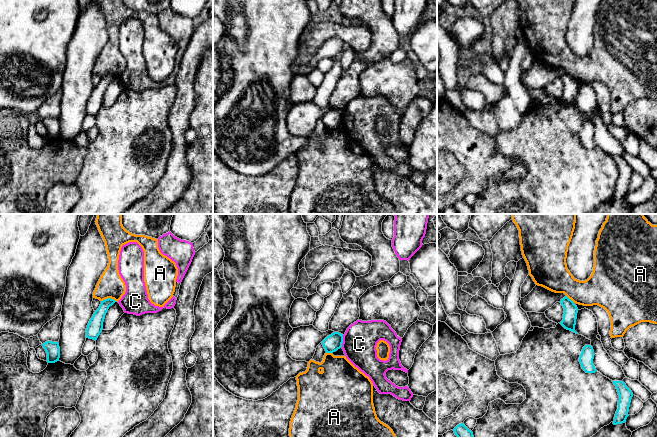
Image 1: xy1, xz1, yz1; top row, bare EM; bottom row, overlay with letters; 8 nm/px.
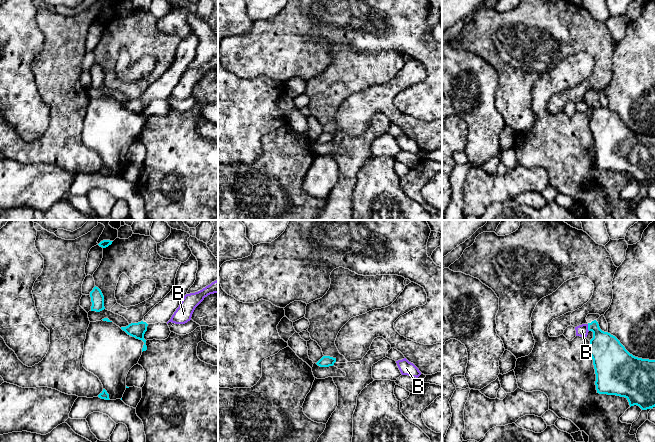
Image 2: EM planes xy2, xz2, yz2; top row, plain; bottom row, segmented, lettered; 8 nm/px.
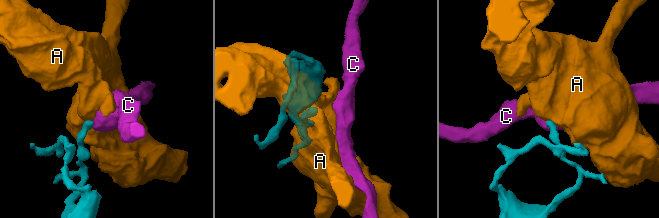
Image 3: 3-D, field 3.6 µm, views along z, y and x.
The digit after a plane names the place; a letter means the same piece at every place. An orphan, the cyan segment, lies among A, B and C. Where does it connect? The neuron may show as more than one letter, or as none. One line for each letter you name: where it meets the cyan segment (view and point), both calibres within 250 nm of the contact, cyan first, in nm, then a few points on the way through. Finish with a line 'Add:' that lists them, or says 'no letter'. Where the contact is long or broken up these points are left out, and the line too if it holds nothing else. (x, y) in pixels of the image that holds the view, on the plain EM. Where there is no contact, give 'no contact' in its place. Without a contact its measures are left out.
Add: no letter

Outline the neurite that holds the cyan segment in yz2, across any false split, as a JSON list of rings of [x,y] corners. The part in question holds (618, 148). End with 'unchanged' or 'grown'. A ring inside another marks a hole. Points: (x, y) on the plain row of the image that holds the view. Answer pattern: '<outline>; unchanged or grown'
[[[588,90],[588,106],[593,108],[590,116],[590,131],[596,150],[596,166],[599,170],[625,173],[630,183],[637,181],[642,186],[655,183],[655,136],[642,135],[630,130],[620,117],[600,105],[596,97],[599,90]]]; grown

